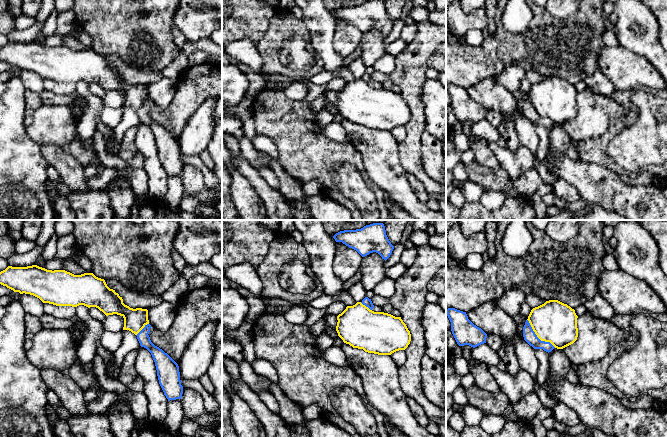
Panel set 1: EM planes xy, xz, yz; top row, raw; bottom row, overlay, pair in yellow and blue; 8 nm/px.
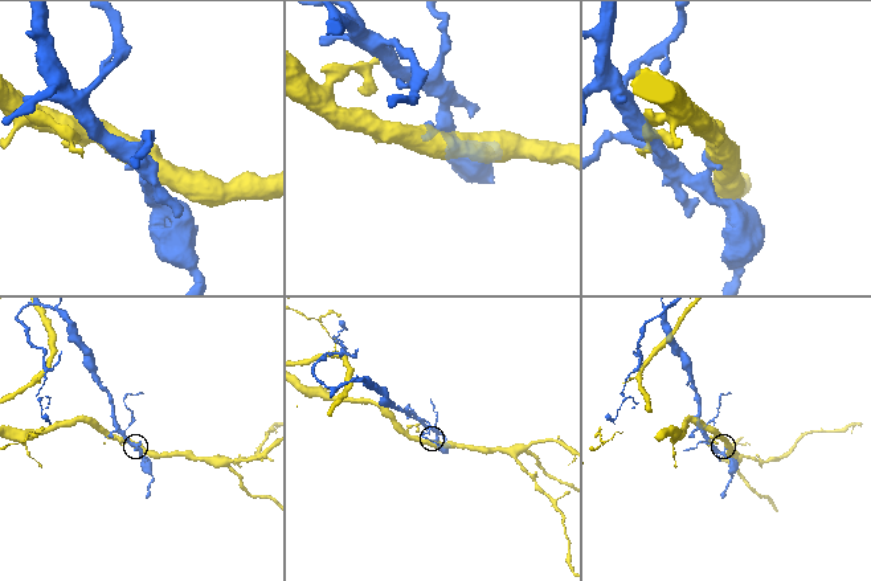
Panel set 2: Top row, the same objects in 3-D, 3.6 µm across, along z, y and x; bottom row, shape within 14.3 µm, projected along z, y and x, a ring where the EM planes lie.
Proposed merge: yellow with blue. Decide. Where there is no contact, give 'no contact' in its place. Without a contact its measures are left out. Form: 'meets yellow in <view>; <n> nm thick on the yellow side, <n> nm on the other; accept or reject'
meets yellow in yz; 340 nm thick on the yellow side, 100 nm on the other; reject

